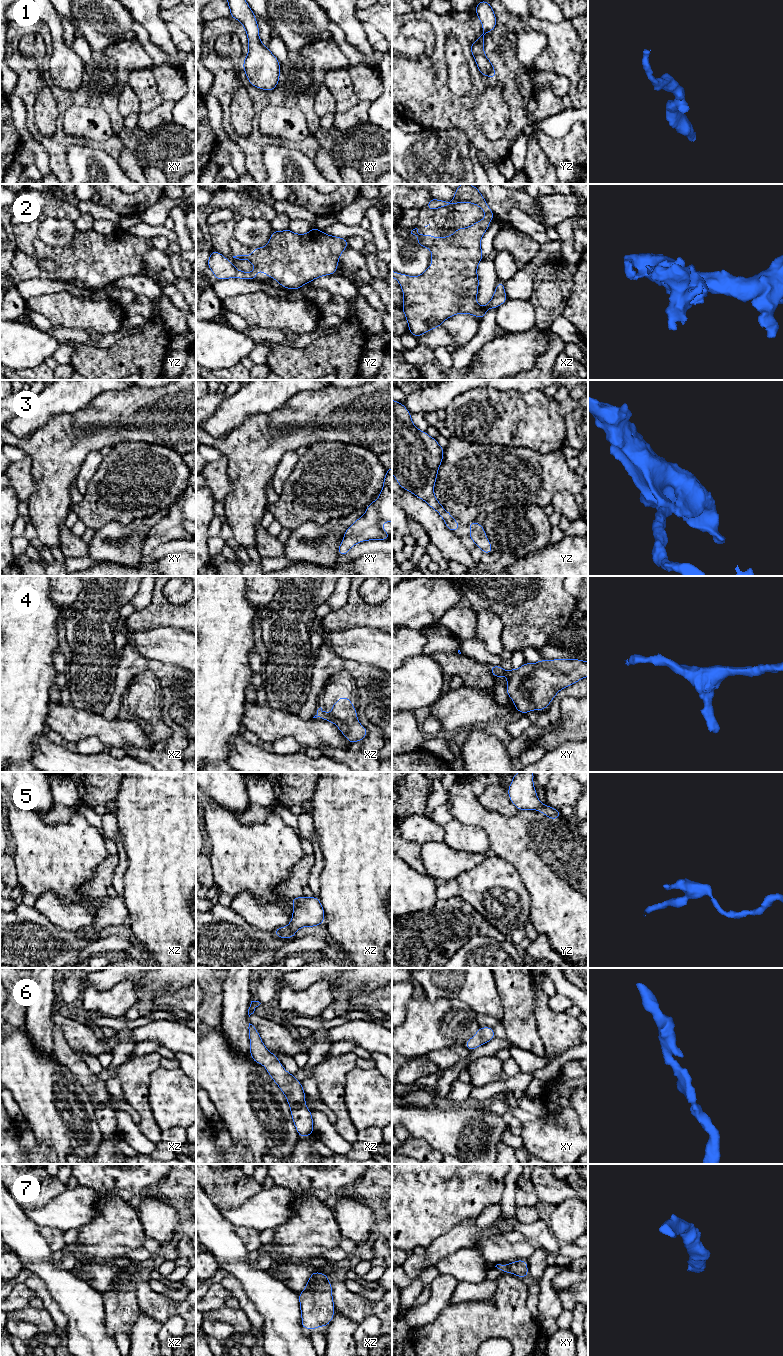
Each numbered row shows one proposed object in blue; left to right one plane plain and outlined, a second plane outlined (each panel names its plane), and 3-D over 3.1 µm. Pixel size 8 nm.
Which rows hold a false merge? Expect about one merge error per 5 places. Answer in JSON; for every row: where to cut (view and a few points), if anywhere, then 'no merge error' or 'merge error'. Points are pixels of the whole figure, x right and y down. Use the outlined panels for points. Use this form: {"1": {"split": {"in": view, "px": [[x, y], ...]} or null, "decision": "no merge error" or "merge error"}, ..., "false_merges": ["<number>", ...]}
{"1": {"split": null, "decision": "no merge error"}, "2": {"split": null, "decision": "no merge error"}, "3": {"split": null, "decision": "no merge error"}, "4": {"split": null, "decision": "no merge error"}, "5": {"split": null, "decision": "no merge error"}, "6": {"split": null, "decision": "no merge error"}, "7": {"split": null, "decision": "no merge error"}, "false_merges": []}

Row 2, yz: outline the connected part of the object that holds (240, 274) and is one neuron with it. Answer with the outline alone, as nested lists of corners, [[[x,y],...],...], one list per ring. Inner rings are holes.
[[[314,227],[306,234],[296,234],[289,228],[273,230],[266,246],[253,248],[250,256],[233,256],[251,262],[255,266],[254,271],[237,270],[216,250],[212,250],[207,267],[212,270],[216,280],[234,277],[257,280],[260,269],[283,288],[297,290],[314,279],[335,274],[339,257],[347,247],[346,238],[328,235]]]

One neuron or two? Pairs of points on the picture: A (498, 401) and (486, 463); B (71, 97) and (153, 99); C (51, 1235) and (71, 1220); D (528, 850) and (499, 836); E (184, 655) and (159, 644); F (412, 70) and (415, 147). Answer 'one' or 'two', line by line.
A: two
B: two
C: two
D: one
E: one
F: two

